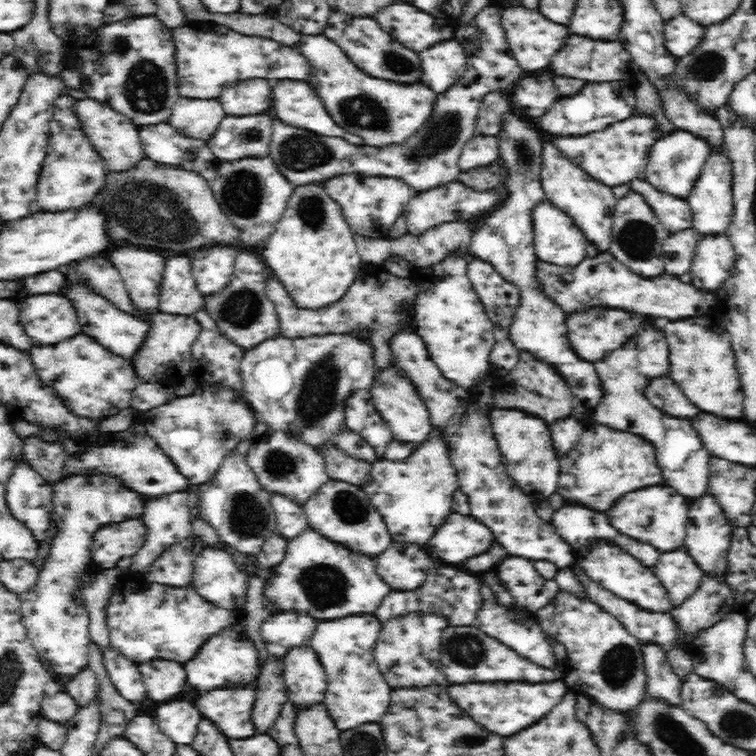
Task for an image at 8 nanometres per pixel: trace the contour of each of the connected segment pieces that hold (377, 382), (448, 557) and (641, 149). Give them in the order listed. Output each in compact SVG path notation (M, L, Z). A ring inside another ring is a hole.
M392 365L382 371L380 375L376 376L369 391L378 413L388 423L388 427L394 433L394 438L400 442L408 442L410 445L419 445L428 440L434 427L432 427L430 411L422 397L410 384L410 381L401 377L401 374Z
M452 512L448 522L444 522L426 548L438 556L438 560L456 564L490 552L494 544L496 538L488 526L480 524L473 516L460 516Z
M634 113L632 118L616 122L607 130L584 137L550 138L550 141L604 186L614 188L614 186L624 186L624 184L632 184L635 180L643 179L648 169L652 146L660 138L662 138L660 126L653 117Z

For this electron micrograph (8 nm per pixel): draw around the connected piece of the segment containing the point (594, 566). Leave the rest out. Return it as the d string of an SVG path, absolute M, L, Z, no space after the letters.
M598 544L596 548L592 548L592 554L588 554L582 560L582 568L602 588L613 592L617 598L622 598L641 609L662 614L671 614L672 610L675 609L675 606L669 600L666 587L662 585L654 572L640 562L636 562L636 558L618 550L618 546Z

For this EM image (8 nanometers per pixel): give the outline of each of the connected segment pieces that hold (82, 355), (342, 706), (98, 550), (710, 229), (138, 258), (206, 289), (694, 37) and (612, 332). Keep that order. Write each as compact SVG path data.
M84 333L58 344L32 345L27 353L40 382L59 396L70 413L92 423L131 407L132 391L143 382L129 360L112 354L95 338Z
M373 613L348 615L330 622L320 622L312 644L318 652L326 674L328 690L324 704L341 731L358 728L368 723L380 723L391 707L391 688L379 671L374 649L383 622Z
M140 518L104 526L95 535L92 559L101 569L112 569L126 556L133 557L146 544L148 527Z
M713 152L696 182L694 190L686 198L693 216L693 228L702 234L725 234L731 226L733 214L733 174L730 160L724 152Z
M120 248L110 254L110 262L126 284L132 306L145 318L160 312L160 287L165 260L156 252L134 248Z
M218 245L192 254L192 274L200 292L208 296L224 290L232 280L237 256L234 248Z
M682 14L664 23L664 38L672 56L688 56L698 50L707 38L707 26Z
M593 306L565 313L564 322L568 344L584 362L592 363L604 360L612 350L620 348L632 334L636 334L636 330L640 330L640 322L642 322L640 316L642 315L634 316L622 309L606 310L603 306Z

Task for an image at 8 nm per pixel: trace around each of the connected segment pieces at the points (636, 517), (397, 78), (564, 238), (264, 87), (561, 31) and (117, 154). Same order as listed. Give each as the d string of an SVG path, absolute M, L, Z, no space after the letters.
M647 486L632 490L618 498L610 510L606 510L608 522L624 536L636 538L656 546L658 550L676 550L684 546L686 538L686 520L688 518L688 498L678 494L670 486Z
M332 14L323 34L332 38L348 54L354 67L359 67L374 78L384 78L402 84L422 83L420 56L414 50L400 46L400 42L390 38L372 18L352 18L348 14Z
M548 200L537 202L531 210L533 247L538 259L558 266L576 266L587 257L589 240L574 219Z
M265 78L244 80L222 90L220 100L227 115L252 115L271 112L272 81Z
M504 7L502 13L503 25L507 30L508 43L510 43L512 53L527 73L536 74L540 73L540 70L544 72L544 68L549 68L554 56L562 50L562 46L570 38L568 26L550 22L538 10L528 10L524 7Z
M88 98L80 100L77 114L83 122L84 131L88 133L88 137L95 143L96 150L104 158L109 172L126 173L128 170L134 170L147 158L144 145L140 141L141 128L124 114L113 110L108 104Z

